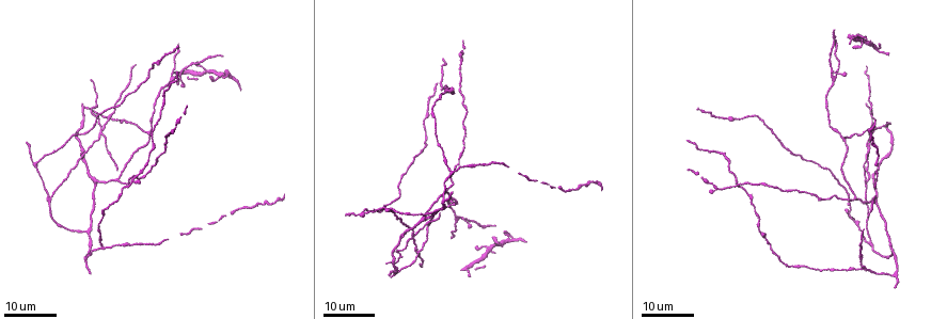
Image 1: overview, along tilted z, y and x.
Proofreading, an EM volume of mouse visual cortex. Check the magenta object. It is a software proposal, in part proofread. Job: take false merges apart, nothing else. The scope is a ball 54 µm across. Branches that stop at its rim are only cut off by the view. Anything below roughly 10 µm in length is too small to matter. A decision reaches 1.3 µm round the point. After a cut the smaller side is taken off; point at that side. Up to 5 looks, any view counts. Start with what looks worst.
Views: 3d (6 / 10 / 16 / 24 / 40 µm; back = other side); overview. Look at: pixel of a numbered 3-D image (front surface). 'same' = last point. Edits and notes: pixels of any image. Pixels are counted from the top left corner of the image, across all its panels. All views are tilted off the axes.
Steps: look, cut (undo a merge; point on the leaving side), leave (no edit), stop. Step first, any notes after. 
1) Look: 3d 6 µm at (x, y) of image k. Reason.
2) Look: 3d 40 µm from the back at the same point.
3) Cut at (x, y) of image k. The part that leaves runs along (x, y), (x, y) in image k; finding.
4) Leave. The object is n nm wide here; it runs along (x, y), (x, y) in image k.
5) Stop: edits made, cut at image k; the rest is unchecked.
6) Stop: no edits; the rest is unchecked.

Look: 3d 24 µm at (112, 121) of image 1. Branch point.

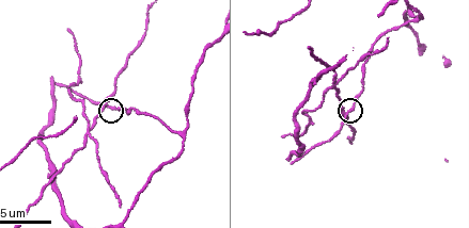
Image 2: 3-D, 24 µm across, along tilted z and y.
Look: 3d 6 µm at (350, 110) of image 2. Zoom in.

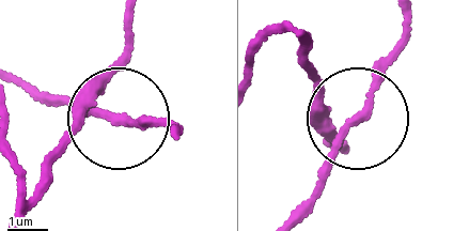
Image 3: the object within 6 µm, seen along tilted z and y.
Leave. It runs along (29, 87), (109, 113), (97, 80), (129, 39) in image 3; all the same neuron.

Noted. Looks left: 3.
Look: 3d 6 µm at (180, 134) of image 2. A fork.

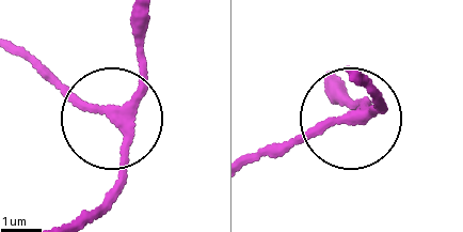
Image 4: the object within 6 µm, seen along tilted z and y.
Look: 3d 6 µm from the back at (109, 113) of image 4.

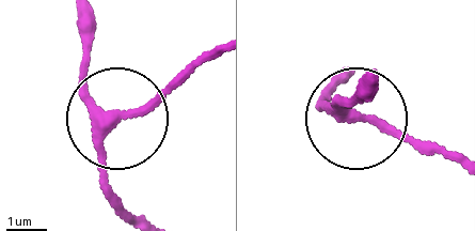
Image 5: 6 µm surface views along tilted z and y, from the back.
Leave. The object is 230 nm wide here; it runs along (137, 219), (107, 179), (107, 127), (216, 49) in image 5; continuous, no second neuron.

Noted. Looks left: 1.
Stop: no edits; the rest is unchecked.

